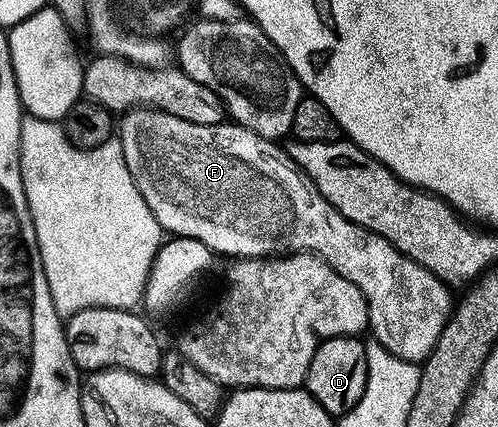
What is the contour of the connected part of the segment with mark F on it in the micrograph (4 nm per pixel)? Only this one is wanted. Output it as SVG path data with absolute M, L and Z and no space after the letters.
M133 107L123 112L118 138L126 157L126 169L138 185L150 213L169 236L202 241L217 256L237 259L267 259L293 253L316 255L331 265L350 285L358 285L368 306L370 335L394 357L423 364L435 347L448 319L452 318L454 296L447 283L418 261L406 257L386 237L351 223L316 186L302 174L283 146L263 139L239 123L194 125L165 111Z

